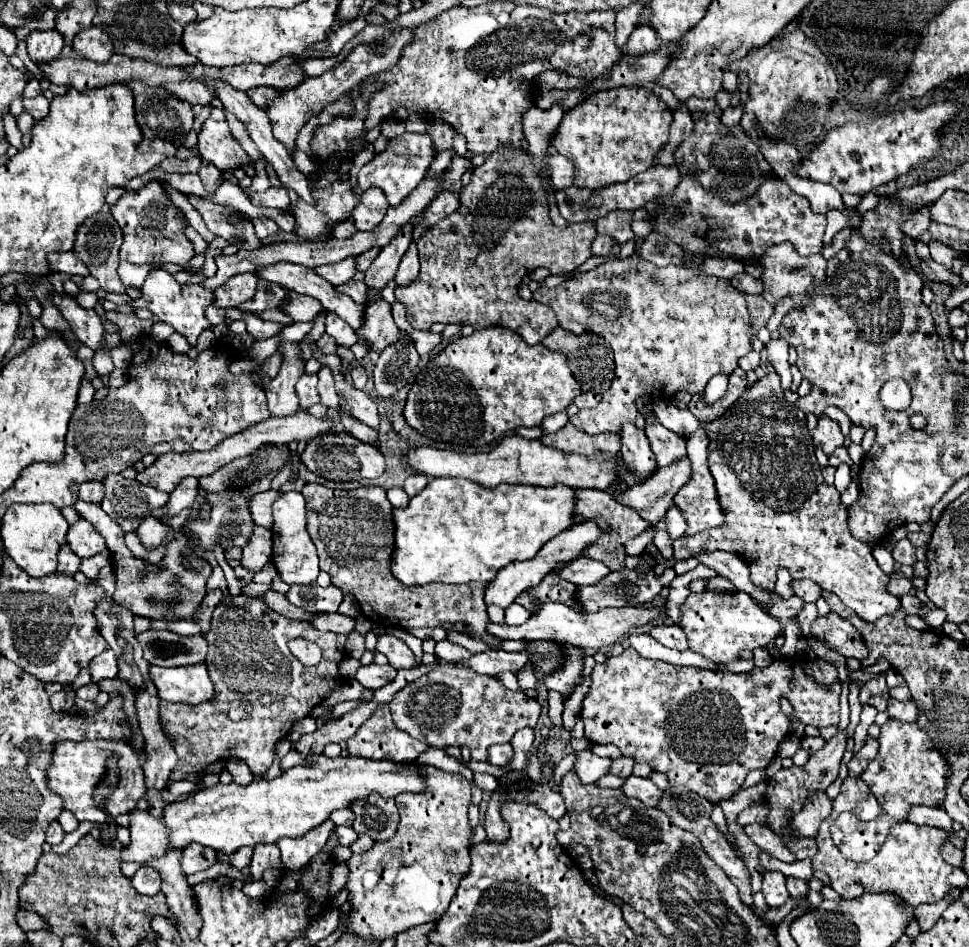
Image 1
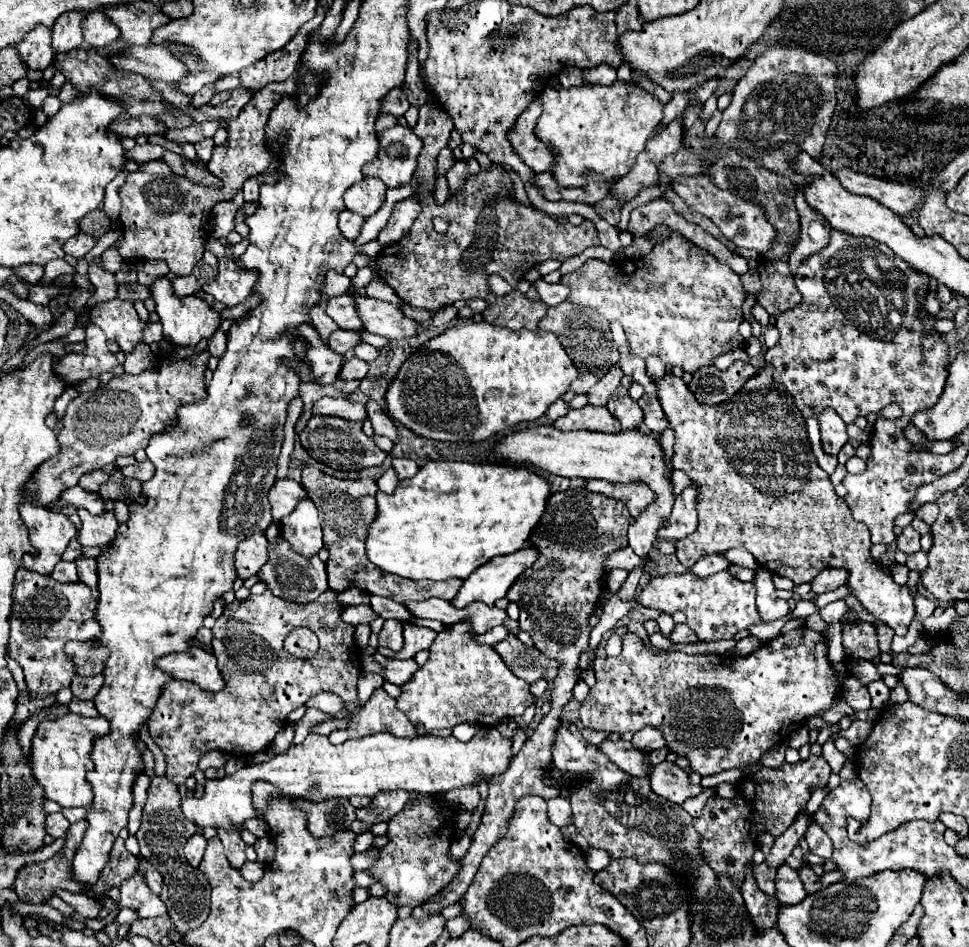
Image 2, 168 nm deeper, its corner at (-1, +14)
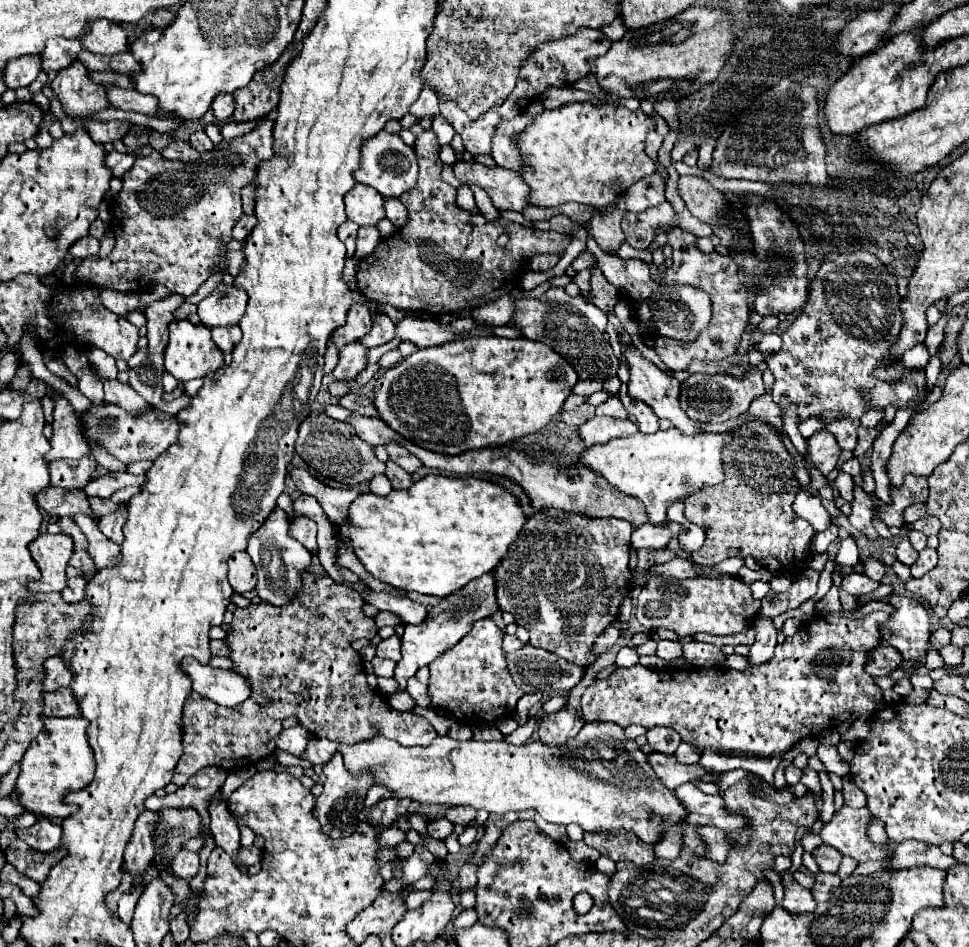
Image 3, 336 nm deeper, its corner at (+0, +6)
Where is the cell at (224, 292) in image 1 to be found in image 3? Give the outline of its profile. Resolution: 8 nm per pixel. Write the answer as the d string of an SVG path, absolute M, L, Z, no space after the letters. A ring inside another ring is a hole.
M219 283L219 287L215 287L211 295L197 305L197 315L207 327L237 325L245 313L245 305L247 293L243 293L243 289Z

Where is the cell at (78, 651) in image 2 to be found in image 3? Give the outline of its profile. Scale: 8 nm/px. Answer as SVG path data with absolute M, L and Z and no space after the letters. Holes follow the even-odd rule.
M61 655L49 657L43 665L47 669L45 691L55 691L55 689L61 689L61 687L69 687L69 683L71 683L71 671L63 663Z

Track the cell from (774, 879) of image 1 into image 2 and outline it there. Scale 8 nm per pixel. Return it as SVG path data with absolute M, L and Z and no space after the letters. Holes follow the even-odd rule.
M782 865L776 875L776 899L782 905L798 905L806 899L806 889L800 881L798 871L788 865Z

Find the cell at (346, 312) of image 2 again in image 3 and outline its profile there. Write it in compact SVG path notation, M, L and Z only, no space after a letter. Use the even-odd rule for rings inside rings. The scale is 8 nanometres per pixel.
M353 303L347 313L347 323L343 327L339 327L331 339L335 341L337 349L341 349L343 345L353 343L353 341L361 339L363 335L367 335L369 329L371 329L371 311L367 309L367 305Z

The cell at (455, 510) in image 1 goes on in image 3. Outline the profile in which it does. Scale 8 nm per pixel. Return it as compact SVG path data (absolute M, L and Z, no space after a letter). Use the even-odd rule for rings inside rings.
M425 475L409 489L391 491L387 497L363 493L363 497L351 505L349 519L351 525L341 533L353 541L355 555L375 579L397 589L439 597L447 597L465 587L471 579L491 573L503 559L503 553L515 543L515 537L519 537L523 523L527 523L519 499L507 487L479 477L447 475Z

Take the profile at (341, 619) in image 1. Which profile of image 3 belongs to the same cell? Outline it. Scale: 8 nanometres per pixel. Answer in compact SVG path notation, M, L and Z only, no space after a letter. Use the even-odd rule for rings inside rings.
M381 611L381 613L375 615L375 625L377 625L377 629L381 629L381 627L385 627L385 625L399 625L399 623L401 623L401 619L399 619L395 613L391 613L391 611Z

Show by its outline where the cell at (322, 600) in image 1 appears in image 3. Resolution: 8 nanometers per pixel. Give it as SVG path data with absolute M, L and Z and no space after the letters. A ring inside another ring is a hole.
M275 509L271 517L263 523L263 527L251 535L251 541L247 545L247 551L251 553L251 559L257 567L257 587L255 591L259 597L271 605L287 605L287 601L293 601L299 595L299 589L303 589L303 581L299 581L299 573L307 573L311 567L313 553L307 551L299 541L291 539L287 535L287 515L283 509Z

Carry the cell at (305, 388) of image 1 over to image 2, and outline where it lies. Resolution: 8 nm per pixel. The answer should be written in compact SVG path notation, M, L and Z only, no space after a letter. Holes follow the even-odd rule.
M322 345L316 349L314 347L308 349L308 361L310 361L310 371L316 377L316 383L328 385L336 381L336 375L344 365L344 355L338 355L330 347Z

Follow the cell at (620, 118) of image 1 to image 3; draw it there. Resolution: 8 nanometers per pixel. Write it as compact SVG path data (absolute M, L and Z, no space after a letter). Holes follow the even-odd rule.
M567 103L557 109L545 109L525 131L519 135L519 151L525 161L523 179L531 187L529 201L539 207L557 207L567 201L591 205L595 209L615 203L635 181L655 173L653 159L645 153L647 133L655 131L655 119L641 109L629 111L623 105L591 105Z

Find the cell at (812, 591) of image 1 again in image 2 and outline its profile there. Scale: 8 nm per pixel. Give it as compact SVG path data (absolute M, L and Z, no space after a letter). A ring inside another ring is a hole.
M822 569L816 579L812 579L812 591L814 593L826 593L832 589L838 589L840 585L846 585L848 571L844 569Z

